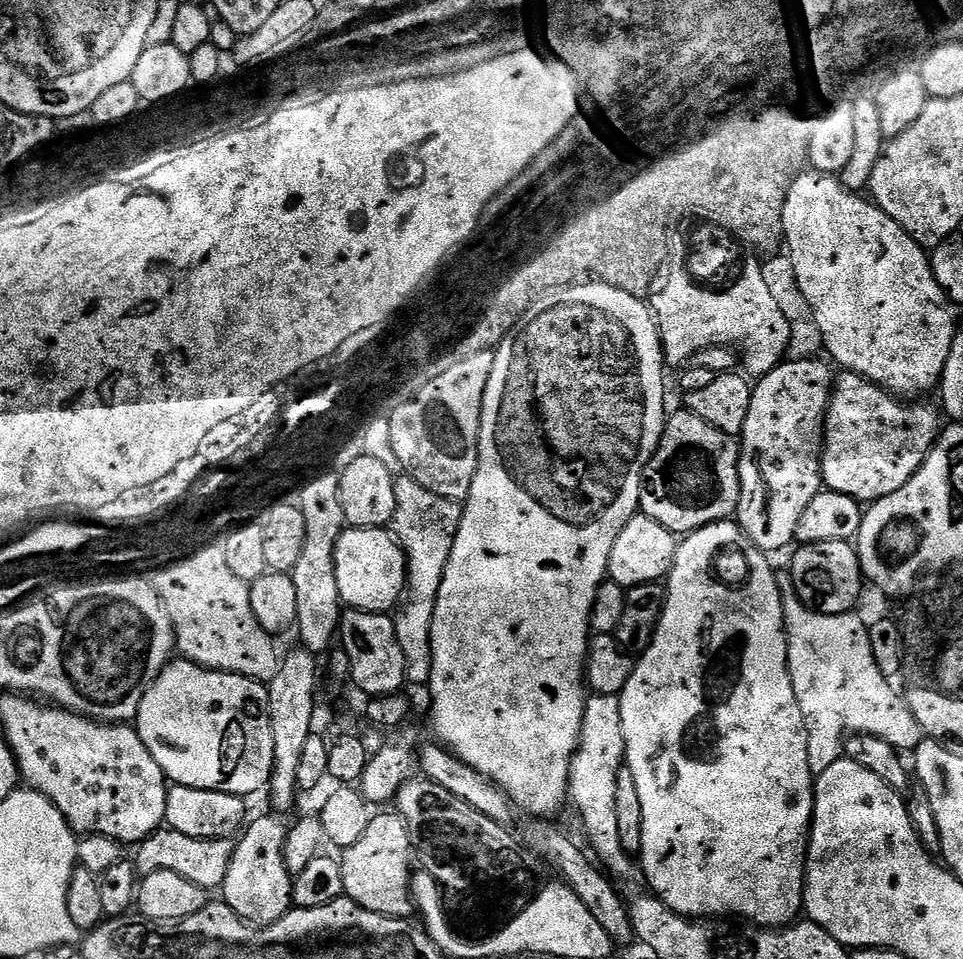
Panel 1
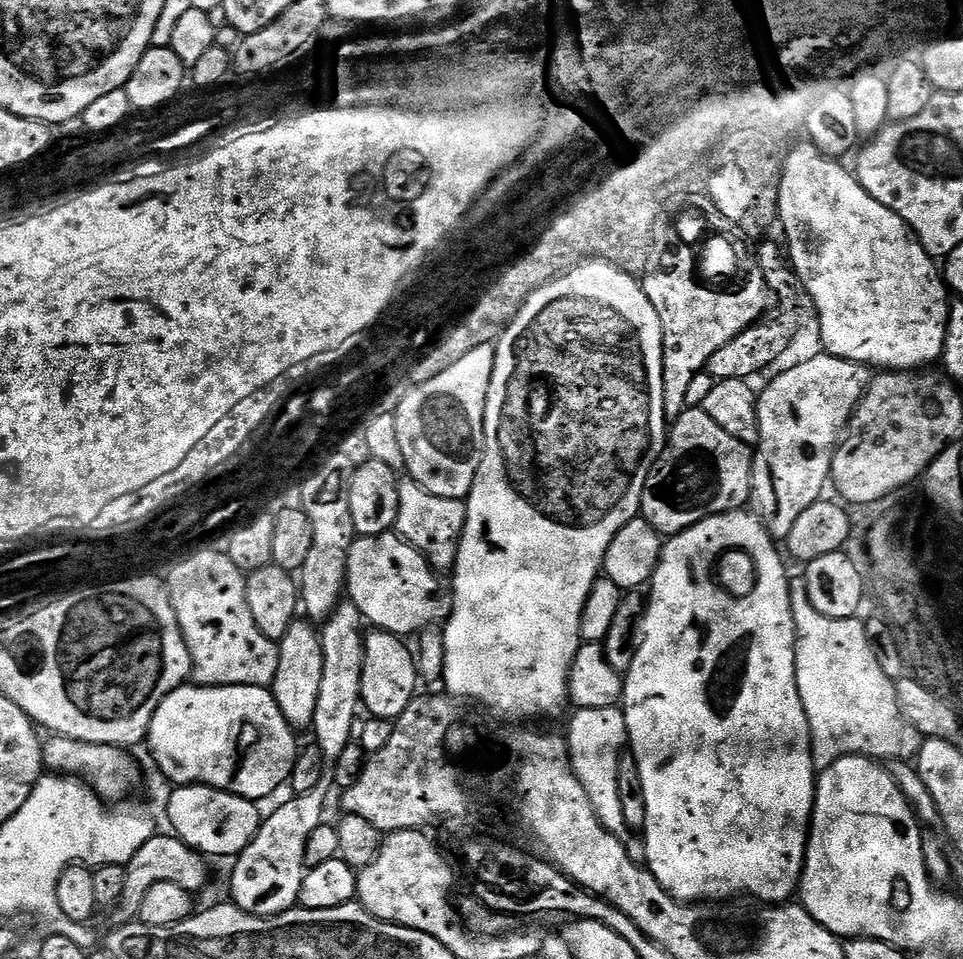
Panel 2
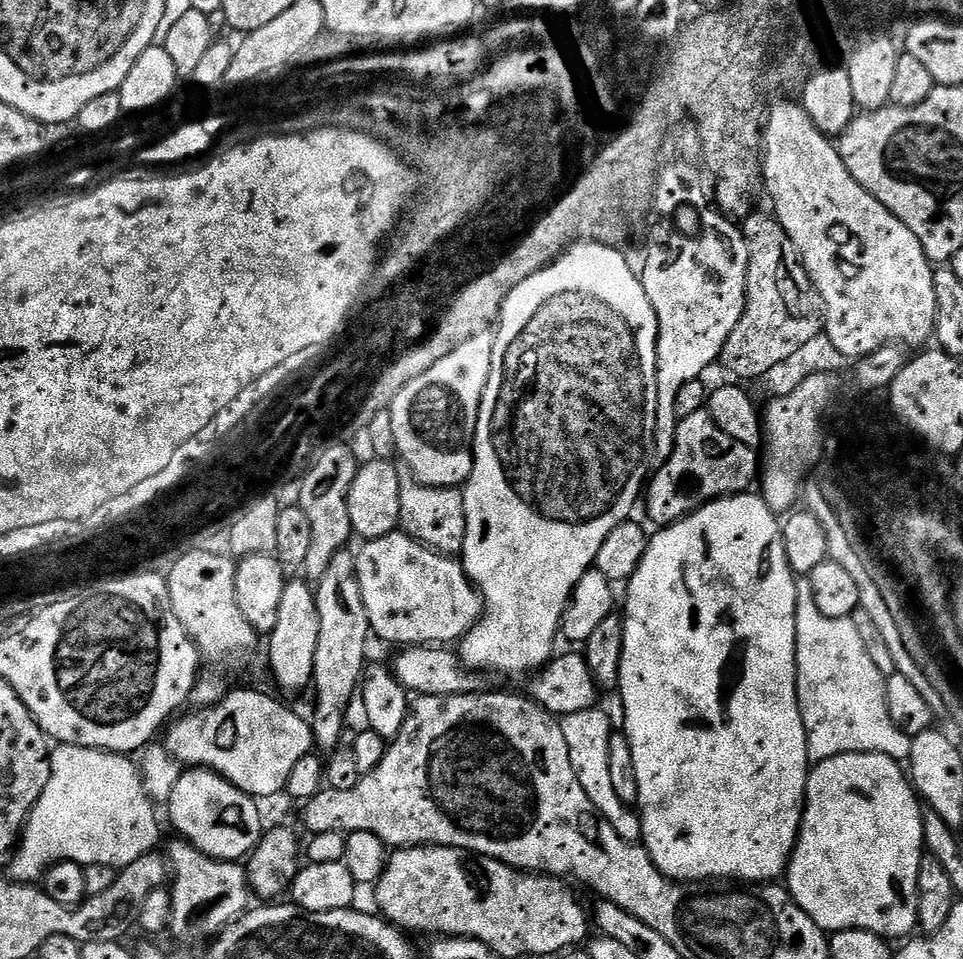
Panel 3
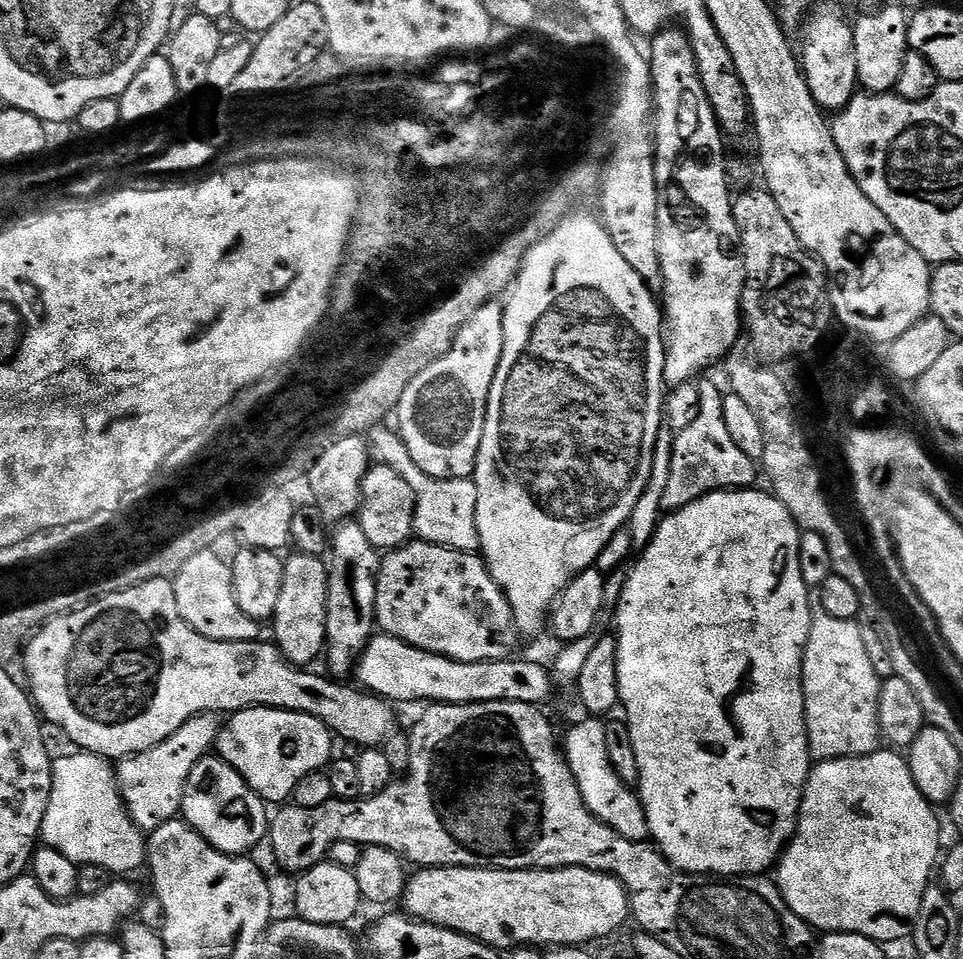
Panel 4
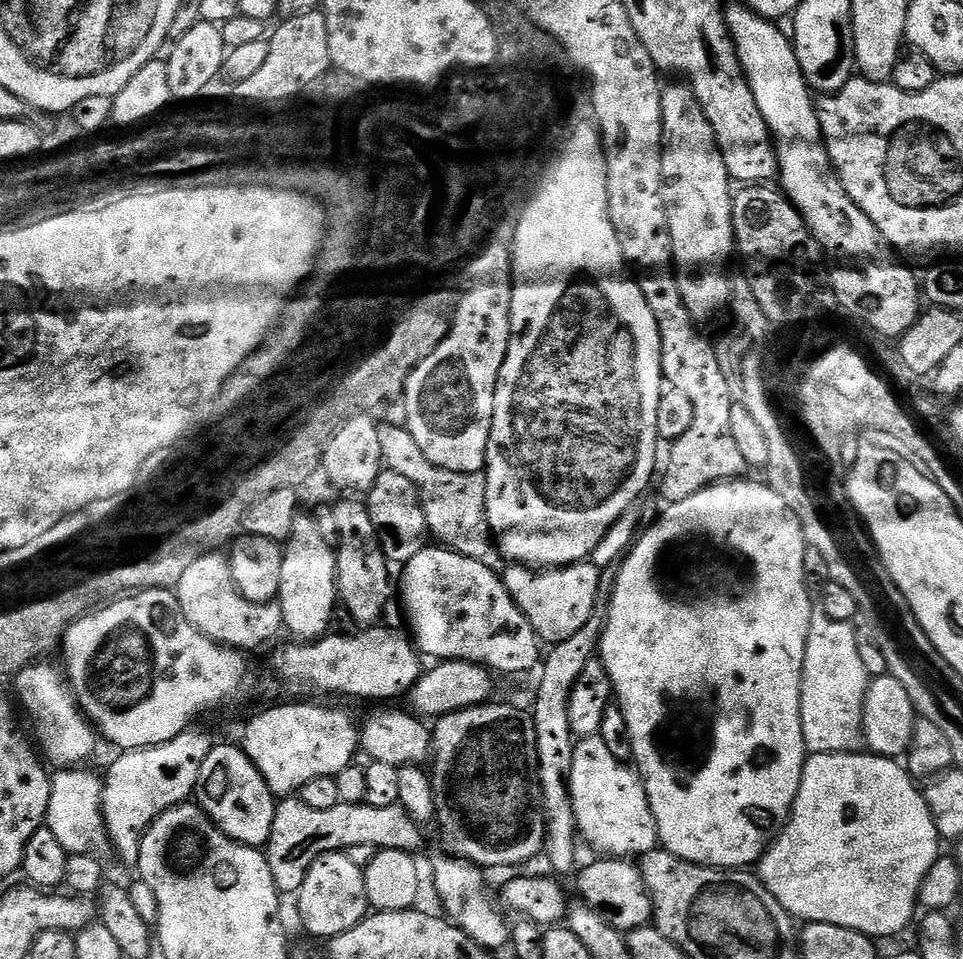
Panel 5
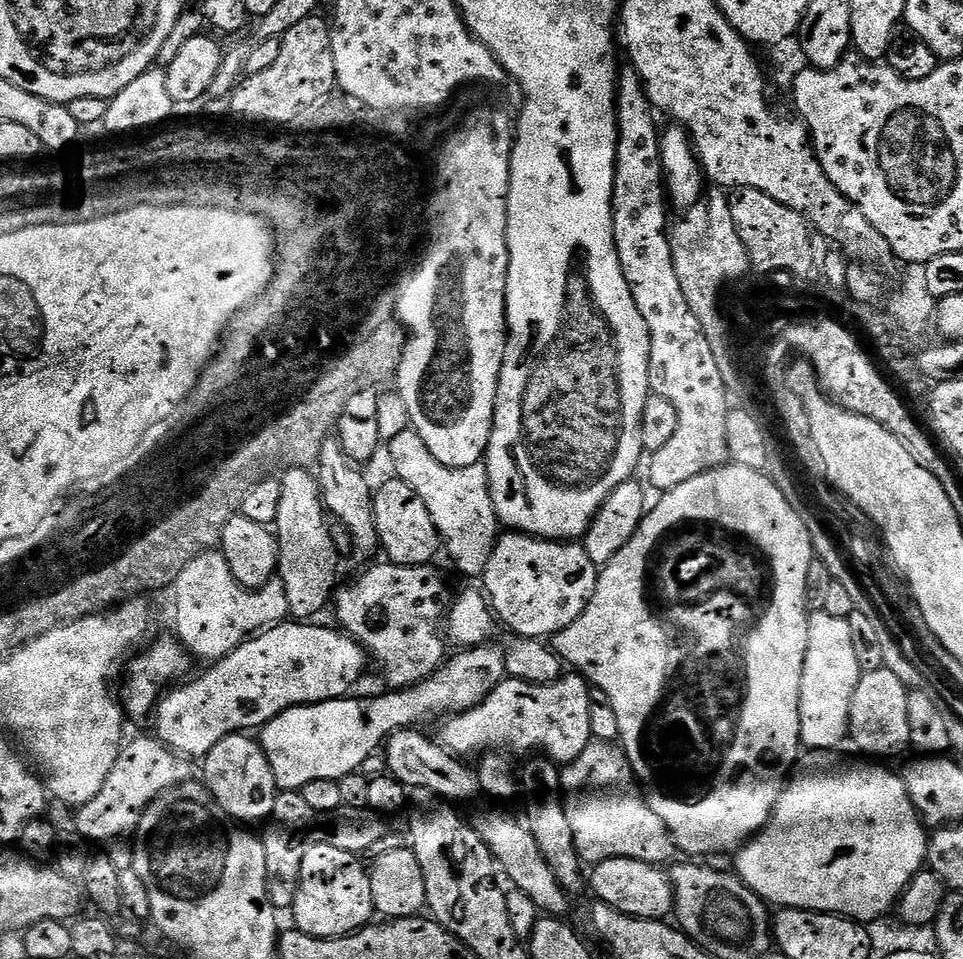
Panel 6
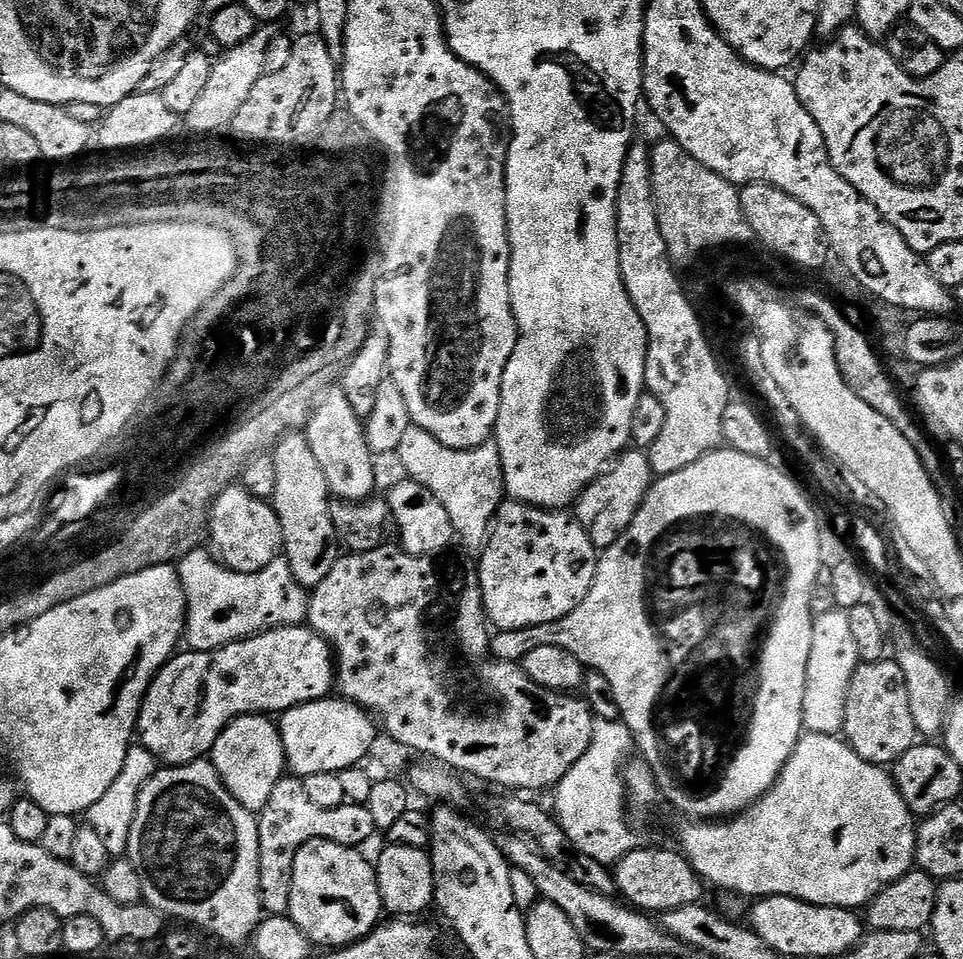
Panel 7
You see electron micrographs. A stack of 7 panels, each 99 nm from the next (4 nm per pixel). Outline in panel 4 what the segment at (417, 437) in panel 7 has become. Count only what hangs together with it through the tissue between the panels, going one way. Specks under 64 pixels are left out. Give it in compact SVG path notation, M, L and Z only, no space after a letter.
M387 423L376 424L366 433L366 443L371 459L378 464L390 466L410 486L412 495L416 498L414 506L414 522L412 531L415 539L424 540L428 544L437 544L453 548L459 552L480 551L478 526L476 522L476 502L478 492L475 479L447 480L434 478L422 470L418 470L418 462L410 458L410 450L402 442L399 431L395 427L387 428Z

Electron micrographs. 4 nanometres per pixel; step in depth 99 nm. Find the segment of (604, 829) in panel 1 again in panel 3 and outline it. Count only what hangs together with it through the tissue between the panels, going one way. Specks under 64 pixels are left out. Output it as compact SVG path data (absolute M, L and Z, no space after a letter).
M597 706L590 710L578 710L578 714L570 714L560 720L562 734L566 734L566 746L570 746L570 766L574 766L574 774L578 774L578 782L582 782L582 790L594 802L597 812L605 816L618 830L623 840L639 841L642 837L640 817L629 805L623 804L614 790L610 776L610 740L614 733L612 720Z

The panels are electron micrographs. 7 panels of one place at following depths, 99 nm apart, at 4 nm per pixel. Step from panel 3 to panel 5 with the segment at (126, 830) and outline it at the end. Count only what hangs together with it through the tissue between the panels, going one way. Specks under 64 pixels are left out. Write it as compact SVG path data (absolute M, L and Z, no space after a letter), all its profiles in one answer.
M68 766L63 770L57 771L52 776L52 797L50 798L50 806L48 807L48 819L46 826L50 830L54 830L54 835L58 837L58 842L62 842L62 846L69 854L78 852L93 854L103 853L103 848L109 847L107 826L103 820L103 783L101 777L95 776L92 772L87 772L84 766Z

